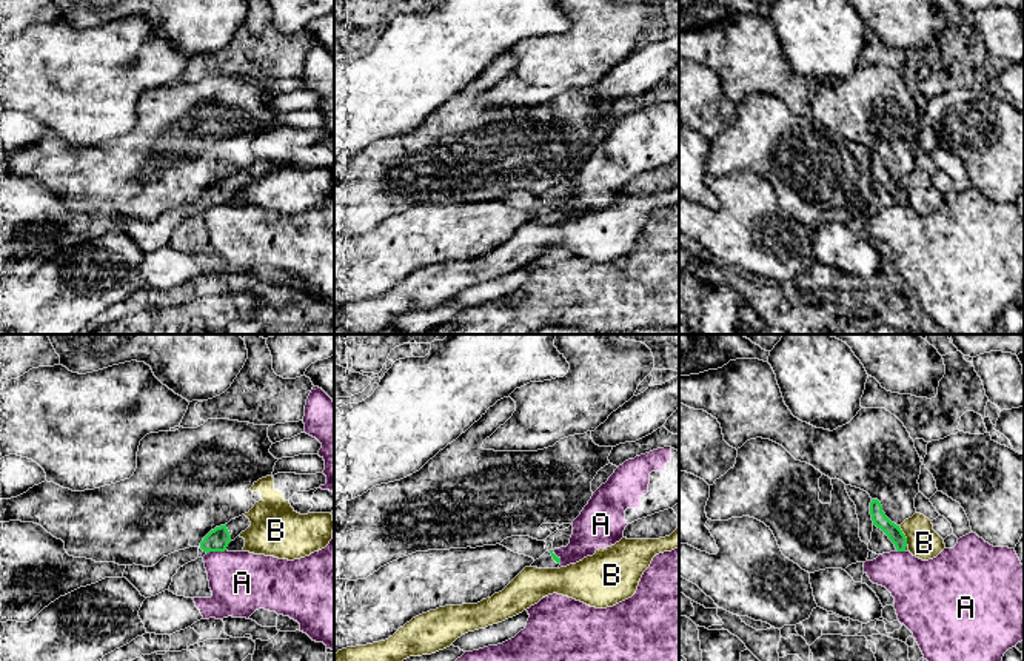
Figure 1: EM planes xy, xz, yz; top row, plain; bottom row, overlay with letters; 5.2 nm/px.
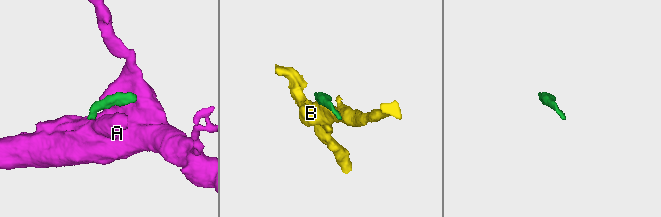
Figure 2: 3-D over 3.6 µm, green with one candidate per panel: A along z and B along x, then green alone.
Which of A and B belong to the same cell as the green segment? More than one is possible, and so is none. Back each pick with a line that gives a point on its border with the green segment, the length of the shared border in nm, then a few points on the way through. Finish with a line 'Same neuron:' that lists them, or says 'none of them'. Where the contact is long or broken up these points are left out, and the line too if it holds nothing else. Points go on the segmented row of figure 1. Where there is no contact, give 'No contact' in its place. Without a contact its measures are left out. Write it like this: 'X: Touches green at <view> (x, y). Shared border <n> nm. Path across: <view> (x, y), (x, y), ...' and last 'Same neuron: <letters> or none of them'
Same neuron: none of them

